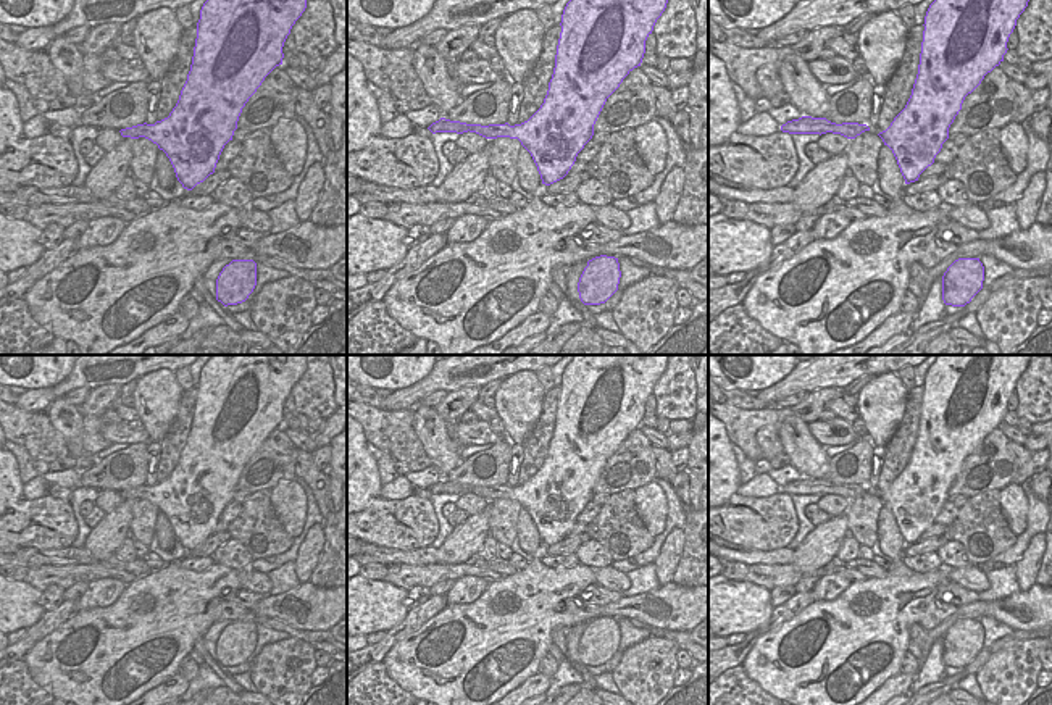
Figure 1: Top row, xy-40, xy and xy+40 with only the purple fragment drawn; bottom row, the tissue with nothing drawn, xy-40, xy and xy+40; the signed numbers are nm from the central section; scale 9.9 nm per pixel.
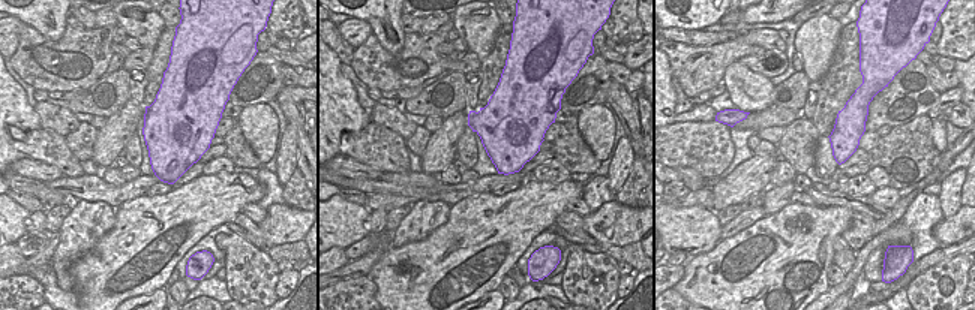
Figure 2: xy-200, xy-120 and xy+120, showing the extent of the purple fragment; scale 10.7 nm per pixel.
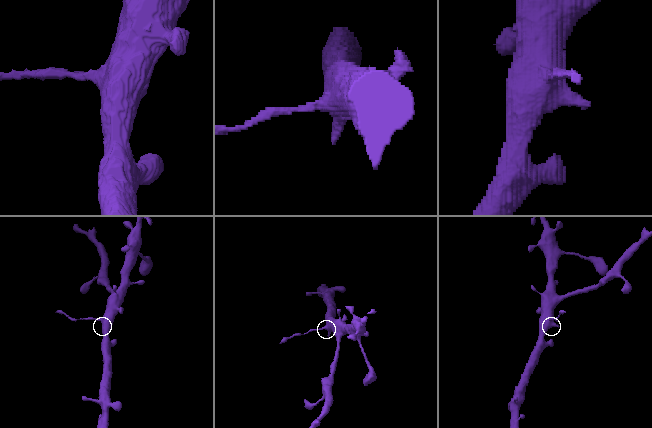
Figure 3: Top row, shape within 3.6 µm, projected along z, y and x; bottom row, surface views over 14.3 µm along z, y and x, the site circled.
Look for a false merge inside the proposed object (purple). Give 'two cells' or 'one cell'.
two cells

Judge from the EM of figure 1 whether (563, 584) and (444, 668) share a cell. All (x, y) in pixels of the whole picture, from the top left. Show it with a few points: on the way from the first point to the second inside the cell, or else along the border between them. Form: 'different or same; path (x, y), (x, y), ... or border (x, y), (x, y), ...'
same; path (534, 599), (483, 650), (473, 655)

